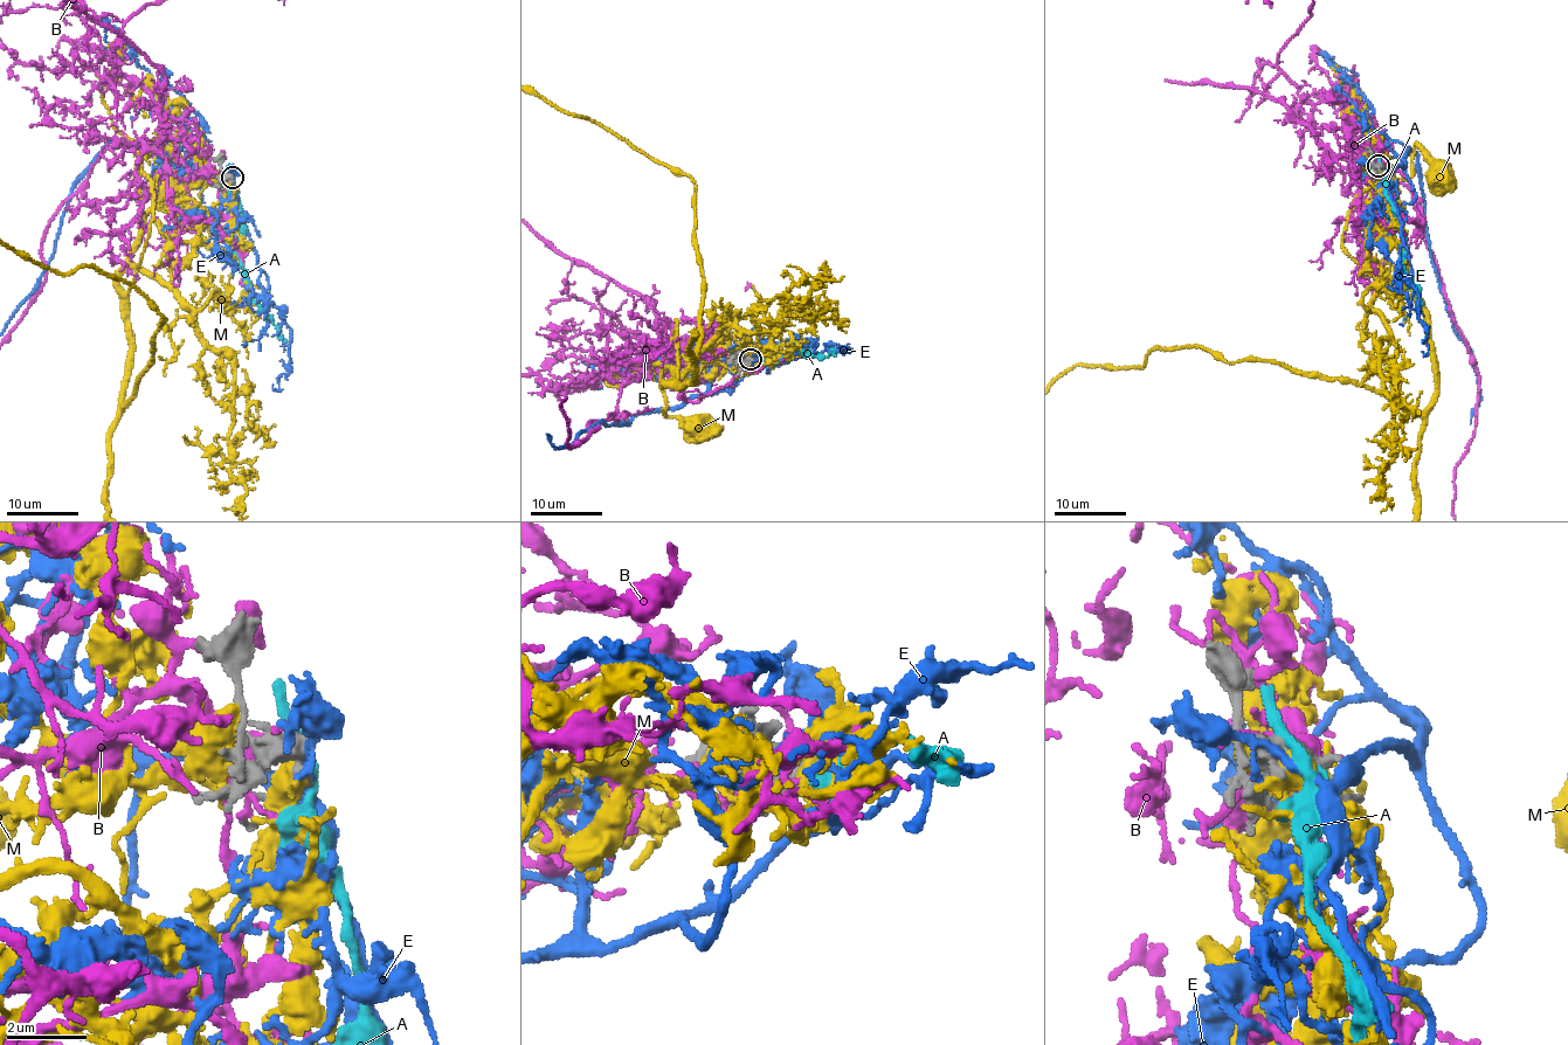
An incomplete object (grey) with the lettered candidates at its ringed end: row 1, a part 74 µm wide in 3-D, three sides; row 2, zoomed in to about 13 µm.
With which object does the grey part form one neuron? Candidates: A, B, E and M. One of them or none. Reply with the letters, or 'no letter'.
E

